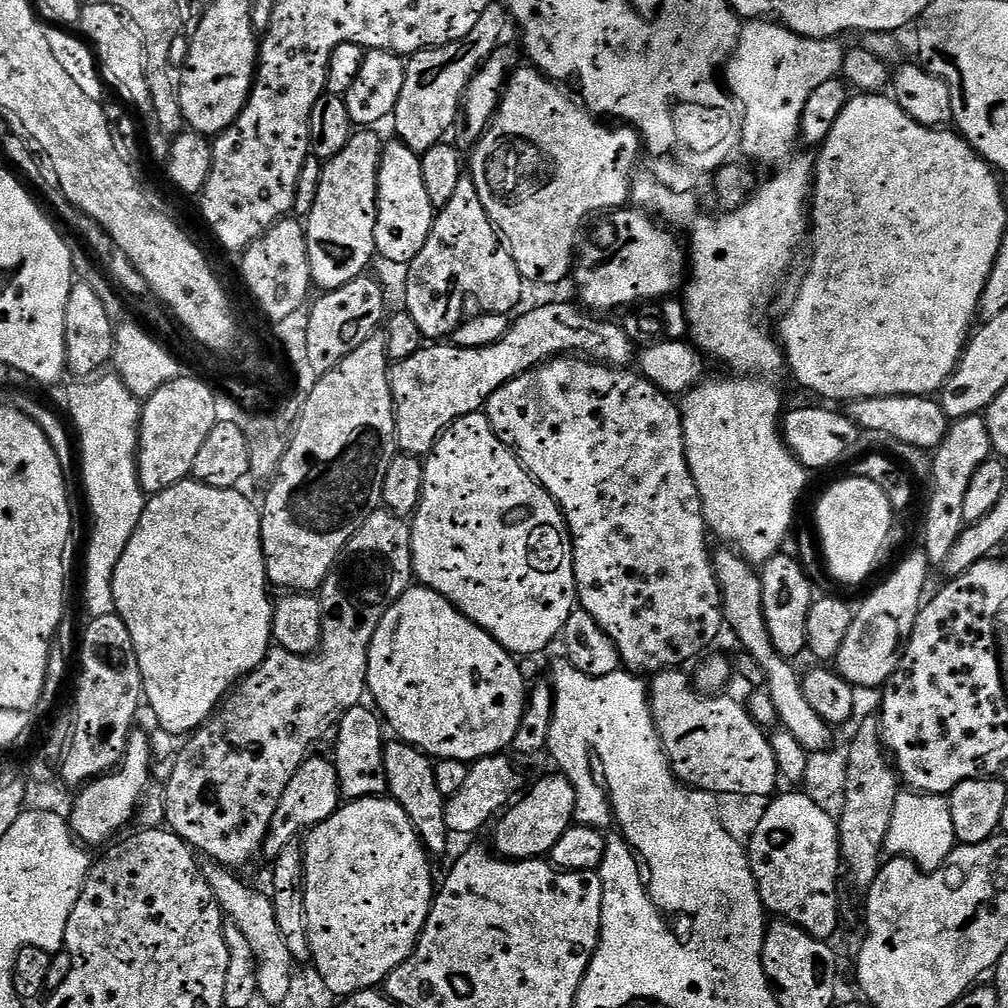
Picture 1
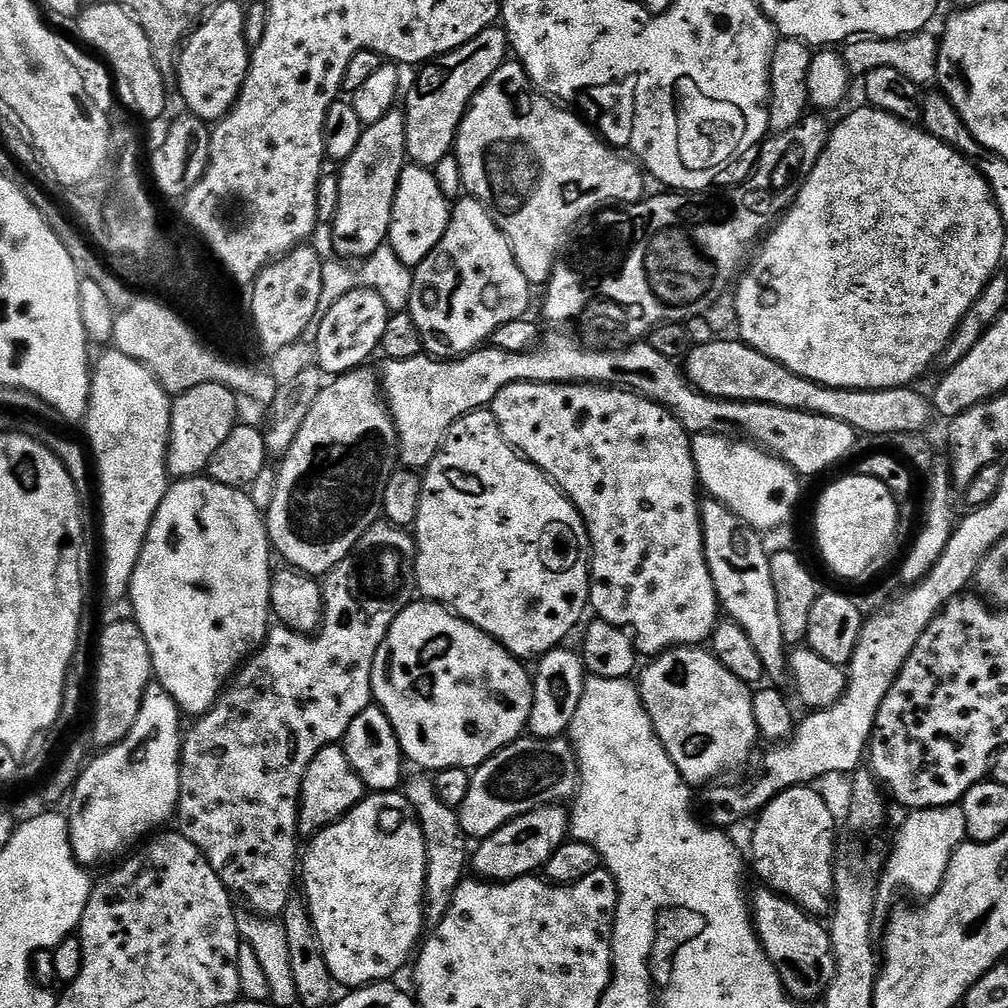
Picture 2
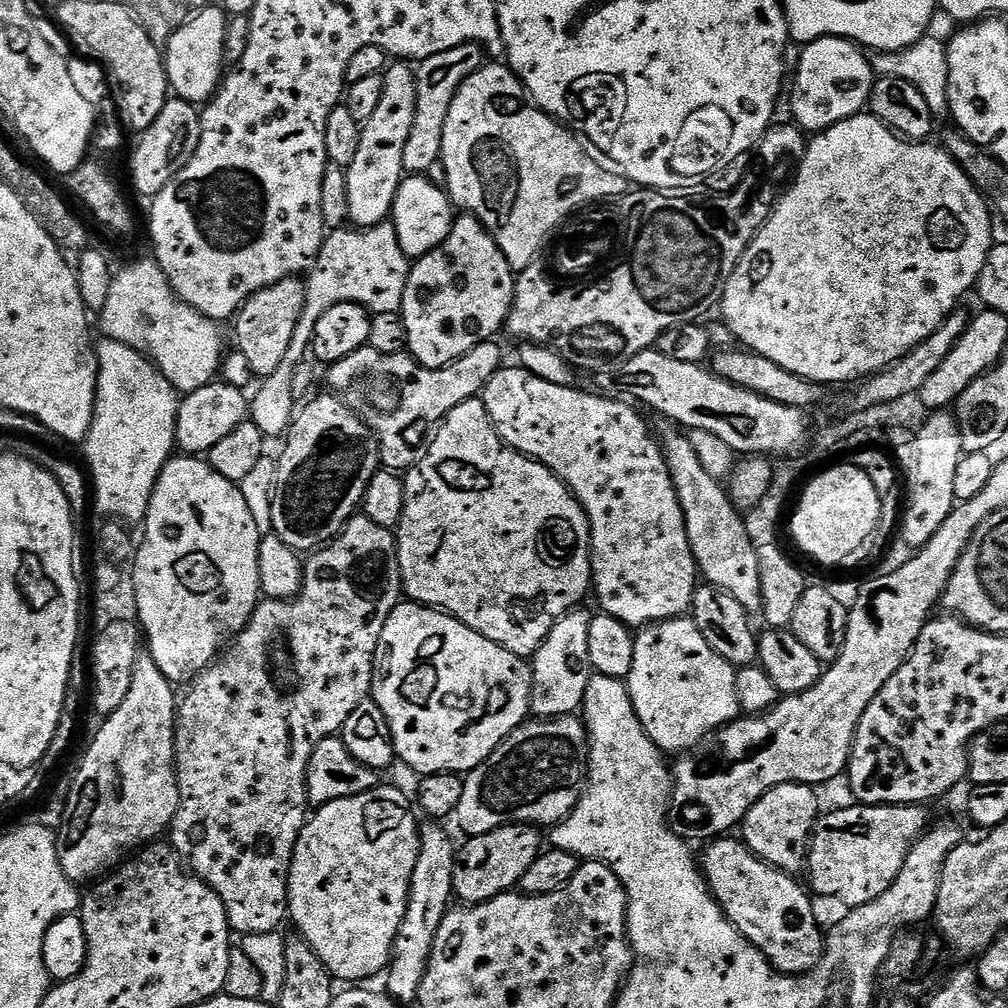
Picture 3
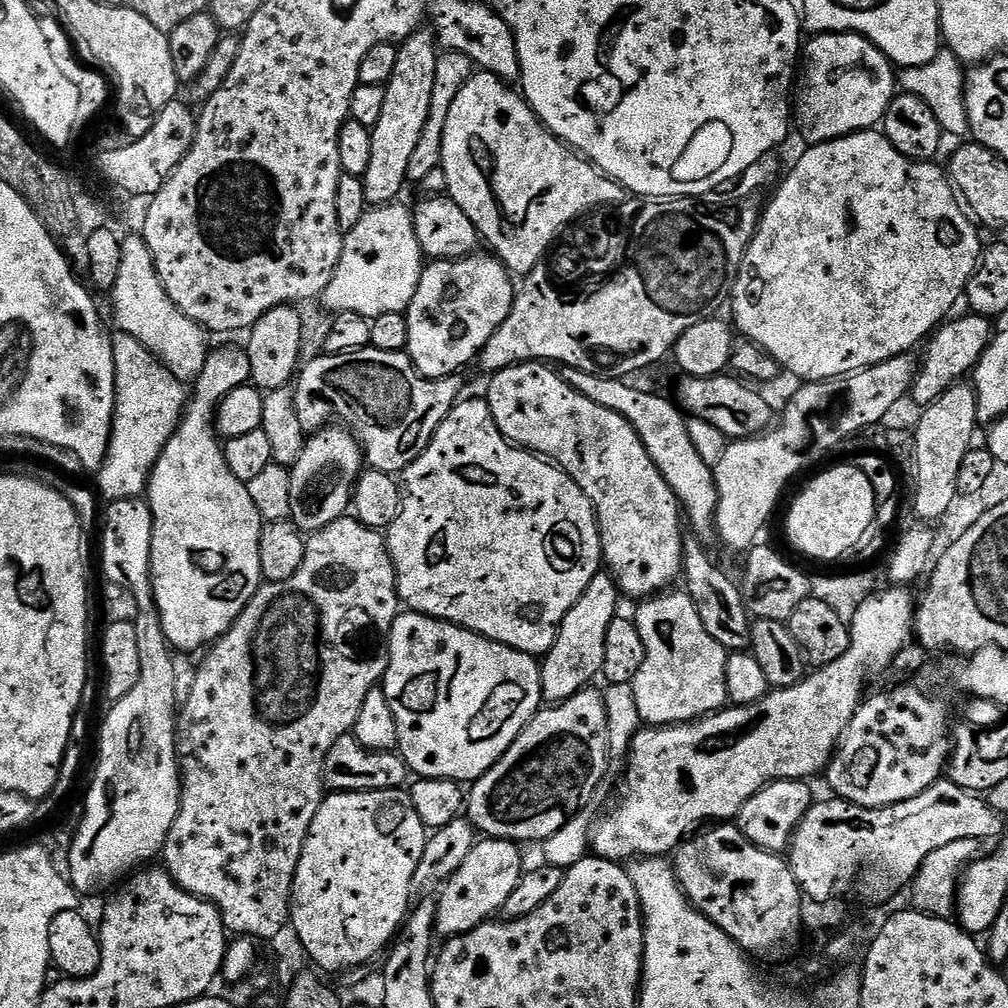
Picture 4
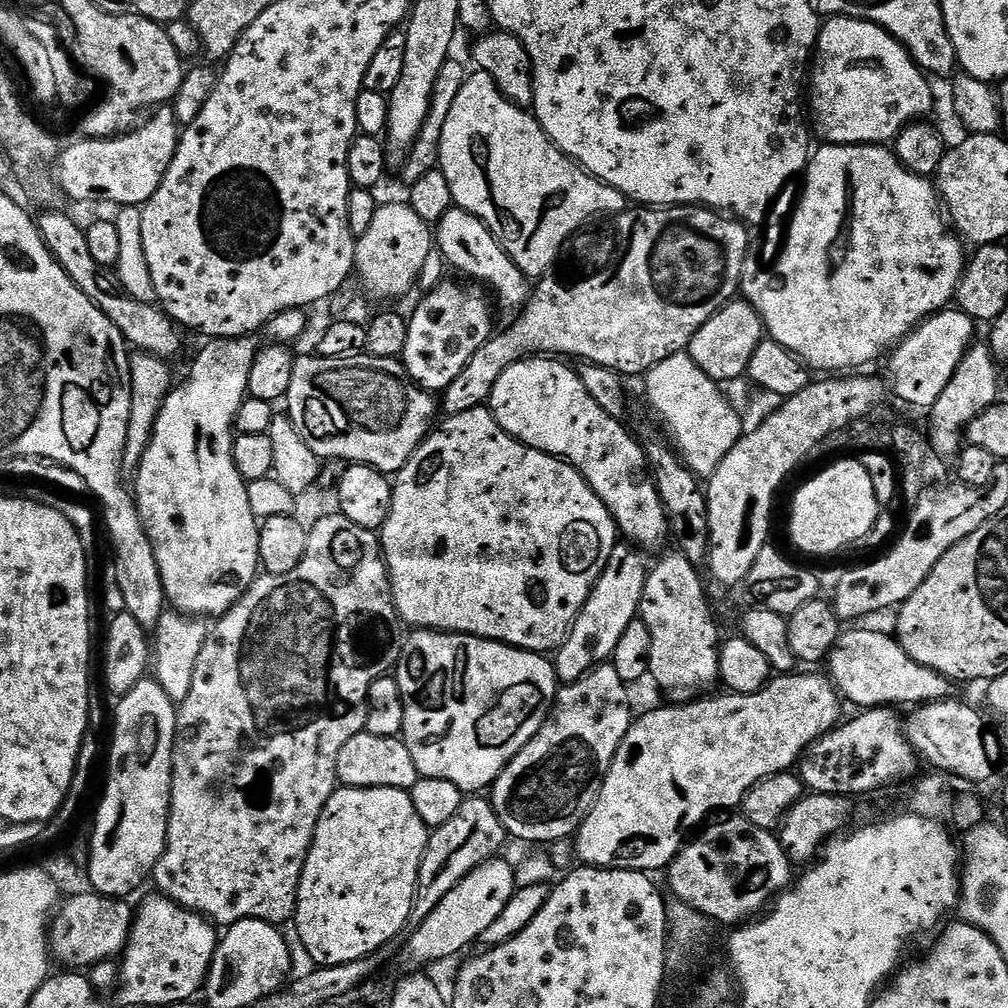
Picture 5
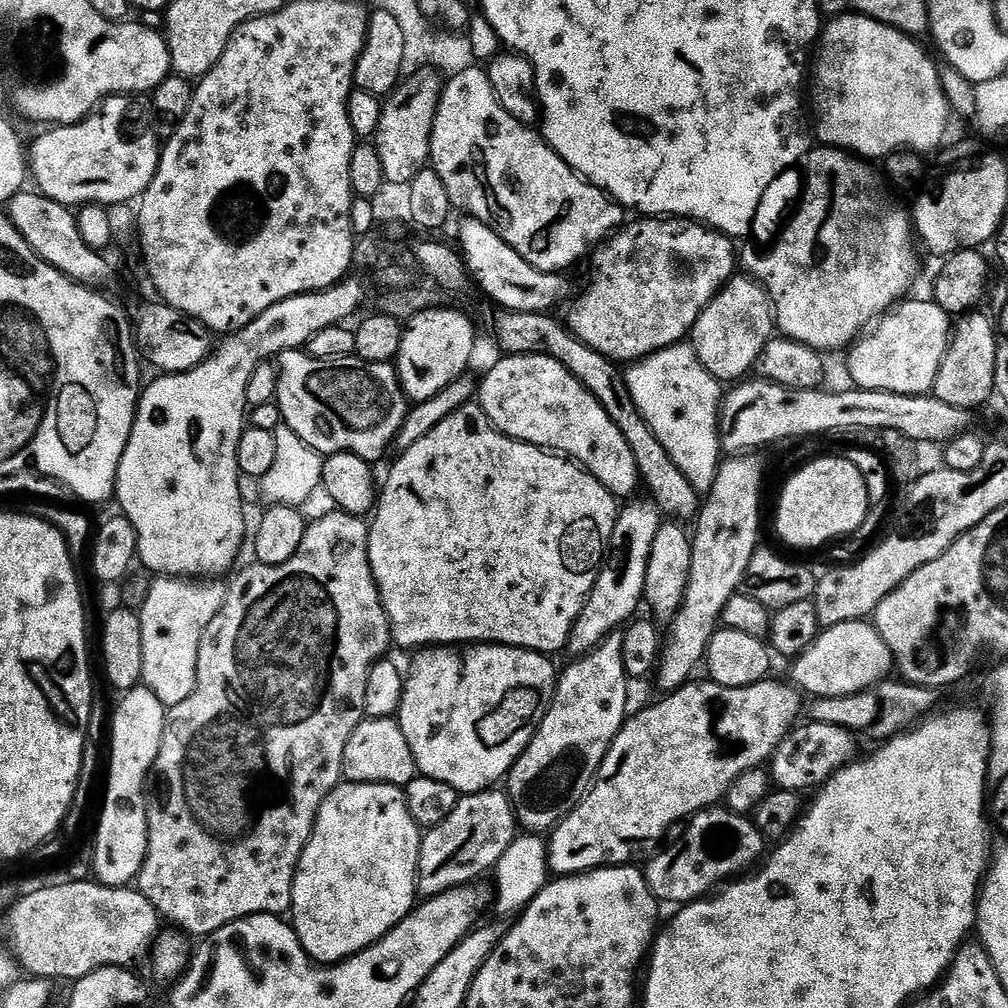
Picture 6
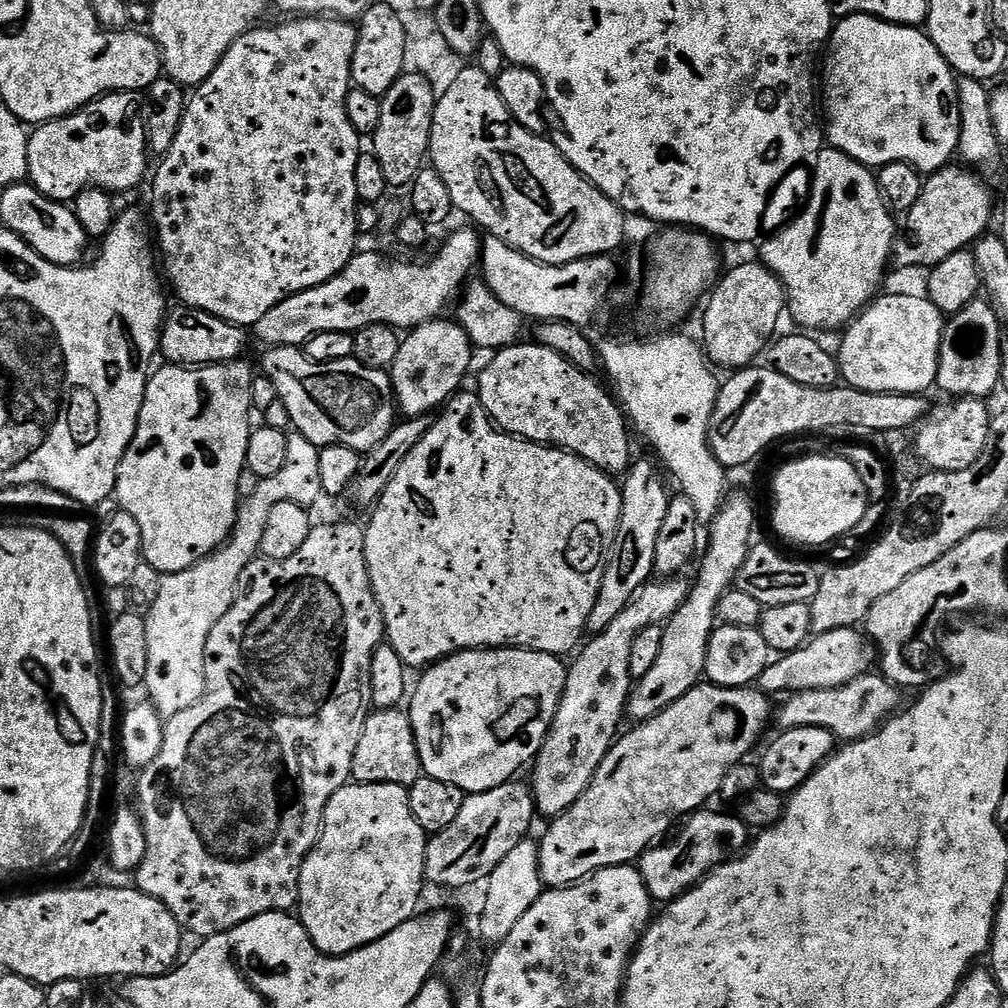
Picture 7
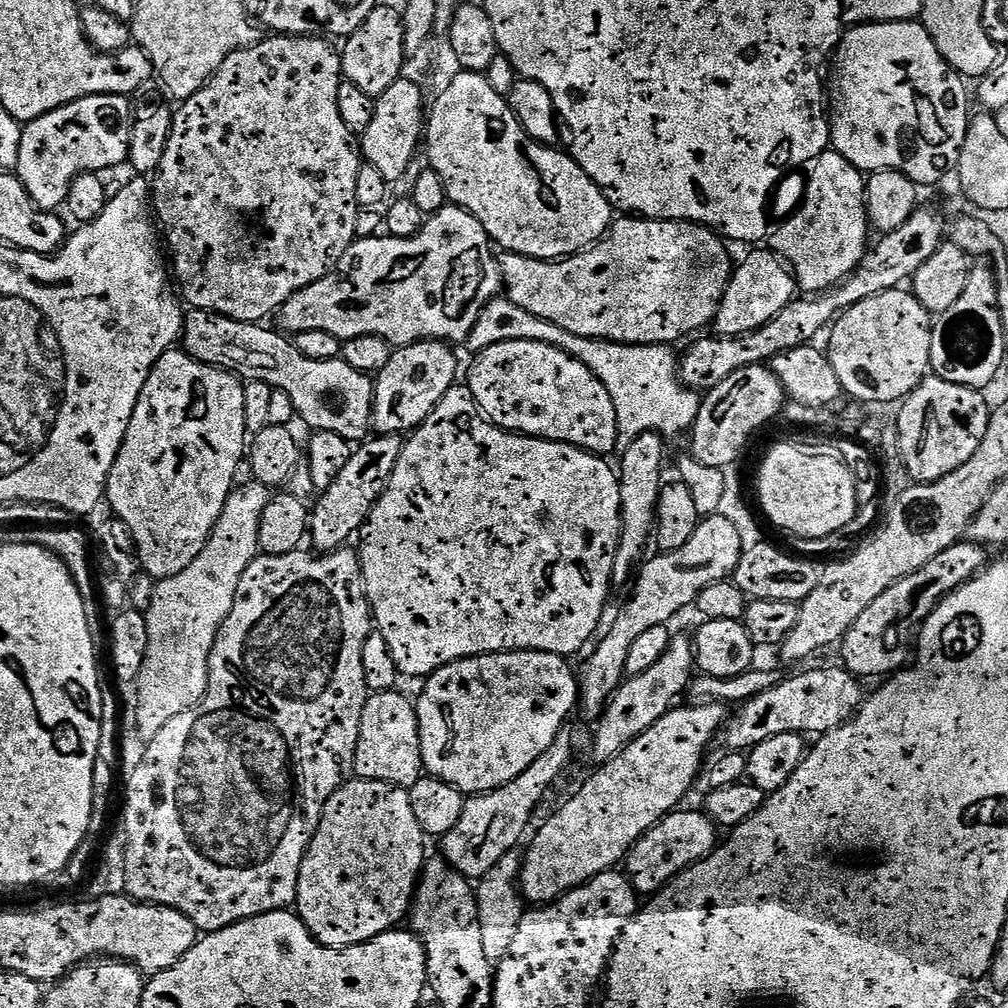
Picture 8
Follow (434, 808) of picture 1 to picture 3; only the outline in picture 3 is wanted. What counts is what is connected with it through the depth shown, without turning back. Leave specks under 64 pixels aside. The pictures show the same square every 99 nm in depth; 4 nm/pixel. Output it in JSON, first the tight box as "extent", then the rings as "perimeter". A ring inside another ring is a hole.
{"extent":[386,822,458,1005],"perimeter":[[[436,822],[421,823],[420,853],[418,854],[418,862],[414,866],[408,906],[402,926],[396,935],[391,961],[386,969],[386,977],[388,976],[387,995],[401,1005],[415,1005],[417,1003],[422,978],[426,974],[430,962],[434,938],[450,910],[450,905],[453,903],[451,900],[454,900],[457,867],[458,848],[452,845],[452,840],[448,837],[444,826]]]}

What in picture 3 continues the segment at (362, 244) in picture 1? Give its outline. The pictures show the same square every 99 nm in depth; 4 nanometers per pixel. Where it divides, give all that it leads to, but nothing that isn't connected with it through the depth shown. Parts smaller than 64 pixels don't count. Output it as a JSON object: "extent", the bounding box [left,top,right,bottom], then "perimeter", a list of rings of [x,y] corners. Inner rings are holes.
{"extent":[346,62,418,229],"perimeter":[[[408,62],[389,63],[383,73],[382,99],[378,110],[362,125],[358,155],[346,169],[349,212],[348,220],[357,229],[383,224],[392,215],[394,198],[398,186],[406,173],[402,166],[402,152],[406,150],[406,140],[414,126],[418,90],[416,89],[416,68]]]}

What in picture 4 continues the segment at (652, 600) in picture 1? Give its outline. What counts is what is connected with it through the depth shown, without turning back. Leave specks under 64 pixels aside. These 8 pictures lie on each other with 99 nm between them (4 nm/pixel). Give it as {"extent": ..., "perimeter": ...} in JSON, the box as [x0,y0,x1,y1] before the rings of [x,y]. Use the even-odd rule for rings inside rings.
{"extent":[486,362,684,602],"perimeter":[[[521,362],[513,368],[502,369],[489,380],[492,381],[488,384],[486,399],[498,430],[517,448],[557,465],[590,498],[600,527],[602,564],[621,593],[640,602],[665,591],[671,585],[668,583],[681,575],[684,564],[682,509],[666,478],[662,478],[658,466],[646,454],[646,446],[642,446],[634,426],[622,414],[590,402],[590,398],[571,388],[555,367],[544,362]]]}

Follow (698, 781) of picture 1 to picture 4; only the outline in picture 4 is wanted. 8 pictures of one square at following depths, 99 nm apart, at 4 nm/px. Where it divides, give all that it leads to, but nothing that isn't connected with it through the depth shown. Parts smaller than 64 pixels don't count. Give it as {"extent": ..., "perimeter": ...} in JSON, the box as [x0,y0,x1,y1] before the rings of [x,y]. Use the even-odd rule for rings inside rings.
{"extent":[632,590,730,726],"perimeter":[[[665,590],[645,599],[634,613],[636,629],[642,634],[644,661],[642,670],[632,679],[634,702],[638,706],[641,721],[648,726],[667,726],[686,724],[689,720],[699,720],[702,716],[711,716],[729,703],[727,690],[727,660],[730,652],[722,647],[707,633],[706,626],[699,618],[695,606],[684,590],[672,592]]]}

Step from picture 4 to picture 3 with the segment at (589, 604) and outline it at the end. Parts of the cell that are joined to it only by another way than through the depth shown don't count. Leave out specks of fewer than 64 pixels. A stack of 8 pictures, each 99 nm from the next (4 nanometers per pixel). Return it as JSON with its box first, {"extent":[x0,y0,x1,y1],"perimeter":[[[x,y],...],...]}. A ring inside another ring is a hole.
{"extent":[531,610,594,720],"perimeter":[[[573,610],[556,623],[554,630],[542,642],[542,646],[531,657],[532,711],[531,715],[546,720],[557,720],[559,716],[571,716],[581,711],[586,686],[591,682],[594,669],[590,662],[590,616],[581,610]]]}

